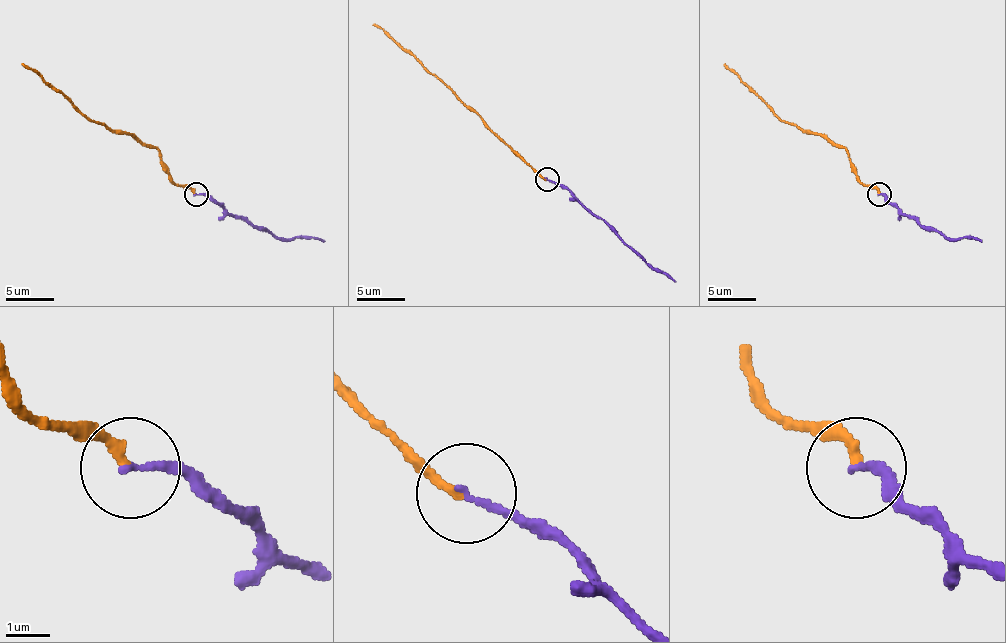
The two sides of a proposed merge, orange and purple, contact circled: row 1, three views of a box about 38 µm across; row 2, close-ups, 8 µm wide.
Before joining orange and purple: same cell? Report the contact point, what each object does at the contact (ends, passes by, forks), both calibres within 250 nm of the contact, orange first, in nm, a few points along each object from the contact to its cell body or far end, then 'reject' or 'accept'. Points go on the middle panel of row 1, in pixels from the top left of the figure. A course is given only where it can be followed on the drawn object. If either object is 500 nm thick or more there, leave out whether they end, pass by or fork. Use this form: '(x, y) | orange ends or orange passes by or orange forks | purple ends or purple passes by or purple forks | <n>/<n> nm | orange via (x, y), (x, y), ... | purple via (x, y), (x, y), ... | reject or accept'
(547, 179) | orange ends | purple ends | 200/160 nm | orange via (547, 179), (445, 84), (373, 24) | purple via (547, 179), (562, 184), (628, 246), (676, 282) | reject

